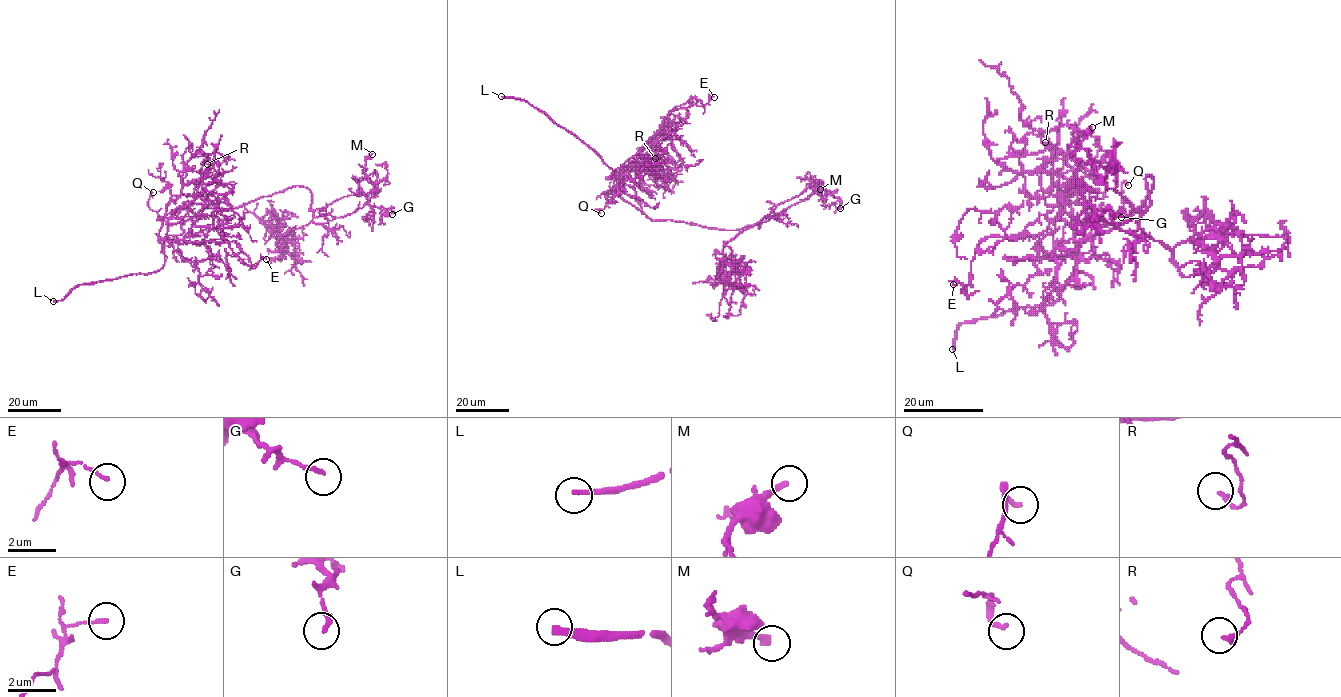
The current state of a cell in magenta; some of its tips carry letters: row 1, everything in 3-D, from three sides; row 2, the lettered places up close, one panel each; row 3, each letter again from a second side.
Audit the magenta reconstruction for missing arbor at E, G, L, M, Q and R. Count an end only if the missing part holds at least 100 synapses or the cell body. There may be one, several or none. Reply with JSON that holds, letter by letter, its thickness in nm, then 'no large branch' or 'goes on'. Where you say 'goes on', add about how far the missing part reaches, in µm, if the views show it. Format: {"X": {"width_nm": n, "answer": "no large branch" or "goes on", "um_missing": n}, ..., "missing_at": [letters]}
{"E": {"width_nm": 120, "answer": "no large branch"}, "G": {"width_nm": 180, "answer": "no large branch"}, "L": {"width_nm": 240, "answer": "goes on", "um_missing": 35}, "M": {"width_nm": 220, "answer": "no large branch"}, "Q": {"width_nm": 180, "answer": "no large branch"}, "R": {"width_nm": 190, "answer": "no large branch"}, "missing_at": ["L"]}

